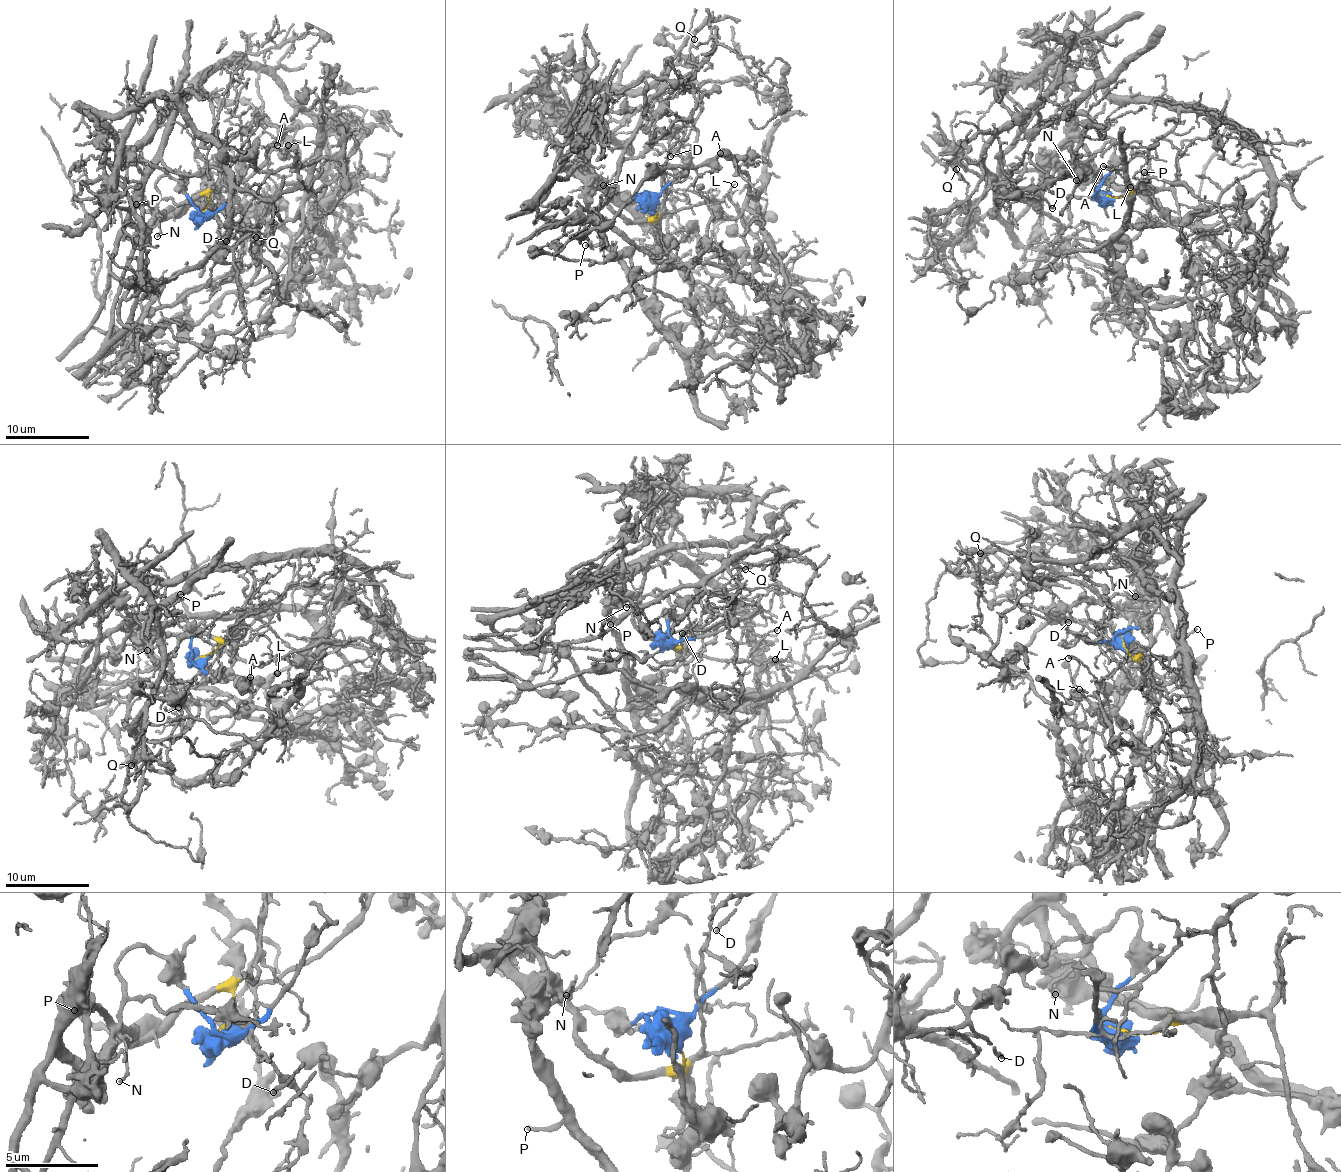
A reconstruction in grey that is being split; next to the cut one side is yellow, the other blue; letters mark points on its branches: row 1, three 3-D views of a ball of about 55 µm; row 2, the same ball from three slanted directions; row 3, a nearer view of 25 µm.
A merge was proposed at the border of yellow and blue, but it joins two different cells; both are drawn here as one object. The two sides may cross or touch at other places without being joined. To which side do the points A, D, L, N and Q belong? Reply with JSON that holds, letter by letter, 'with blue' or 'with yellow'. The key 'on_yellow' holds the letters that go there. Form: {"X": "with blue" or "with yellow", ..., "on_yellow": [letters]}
{"A": "with yellow", "D": "with blue", "L": "with yellow", "N": "with yellow", "Q": "with blue", "on_yellow": ["A", "L", "N"]}

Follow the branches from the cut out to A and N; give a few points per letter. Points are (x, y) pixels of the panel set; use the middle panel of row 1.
A: (649, 201), (655, 217), (661, 212), (676, 211), (712, 198), (711, 172), (721, 152)
N: (649, 201), (655, 218), (632, 221), (612, 208), (603, 188), (605, 180), (603, 186)

